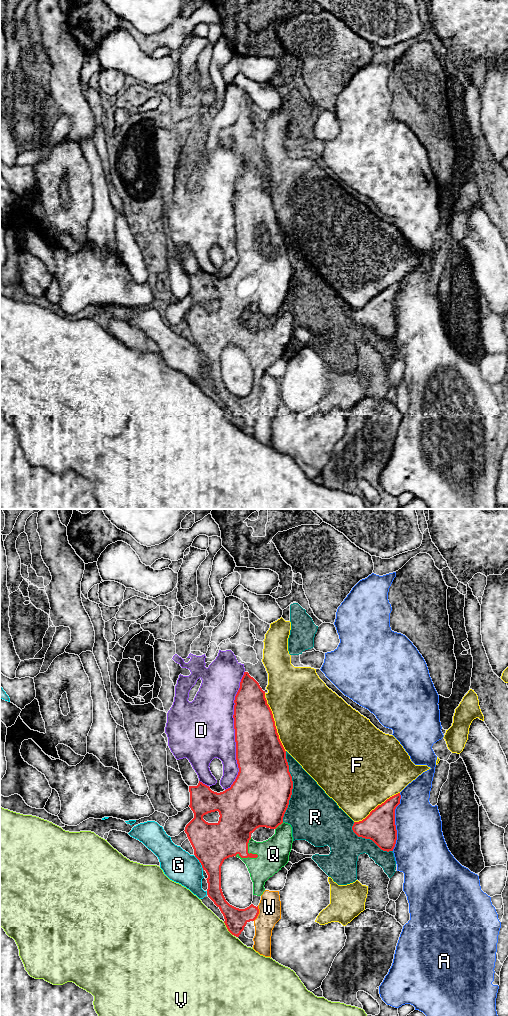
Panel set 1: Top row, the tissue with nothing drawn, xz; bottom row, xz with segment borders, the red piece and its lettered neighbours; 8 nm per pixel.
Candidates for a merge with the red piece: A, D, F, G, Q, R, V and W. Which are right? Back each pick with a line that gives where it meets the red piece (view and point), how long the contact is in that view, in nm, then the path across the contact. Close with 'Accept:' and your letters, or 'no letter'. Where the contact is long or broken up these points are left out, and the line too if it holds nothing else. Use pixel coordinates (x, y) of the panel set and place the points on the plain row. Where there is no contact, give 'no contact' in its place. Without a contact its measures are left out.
Q: contact xz (257, 343); length 200 nm
Accept: Q

